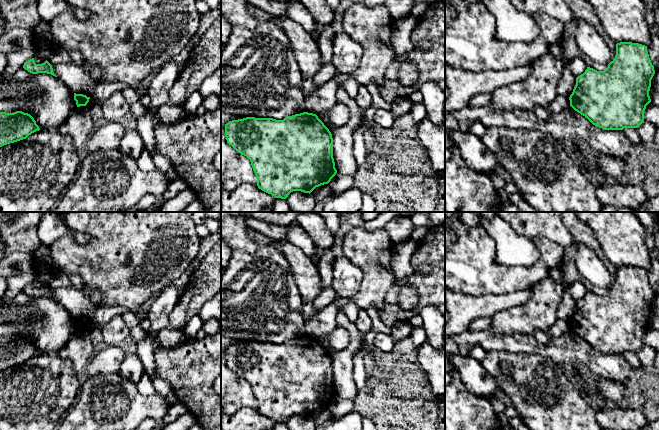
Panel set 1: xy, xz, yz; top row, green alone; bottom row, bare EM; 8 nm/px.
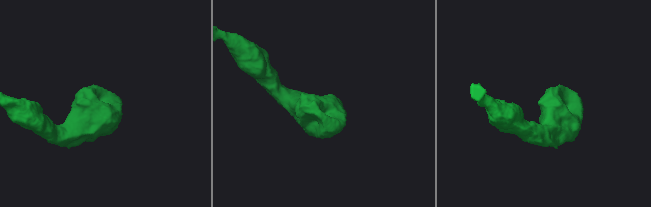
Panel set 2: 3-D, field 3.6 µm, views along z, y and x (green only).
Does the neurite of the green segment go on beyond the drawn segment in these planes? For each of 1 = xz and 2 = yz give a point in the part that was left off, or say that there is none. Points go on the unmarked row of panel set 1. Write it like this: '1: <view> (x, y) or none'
1: none
2: none

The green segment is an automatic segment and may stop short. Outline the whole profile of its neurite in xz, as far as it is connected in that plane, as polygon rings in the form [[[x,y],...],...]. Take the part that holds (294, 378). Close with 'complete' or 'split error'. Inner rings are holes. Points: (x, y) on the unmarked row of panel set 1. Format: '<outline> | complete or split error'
[[[303,336],[283,344],[246,341],[225,348],[227,367],[246,380],[257,401],[257,410],[275,422],[286,423],[293,415],[311,417],[336,399],[333,362],[316,338]]] | complete

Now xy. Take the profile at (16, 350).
[[[22,335],[0,336],[0,371],[26,363],[39,354],[36,345],[28,337]]] | complete

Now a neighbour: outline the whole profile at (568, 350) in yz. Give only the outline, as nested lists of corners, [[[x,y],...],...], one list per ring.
[[[489,327],[482,331],[464,331],[456,335],[445,337],[445,369],[453,369],[448,359],[449,355],[469,355],[475,346],[481,346],[485,351],[503,350],[510,353],[538,354],[550,358],[565,369],[584,367],[590,372],[600,375],[604,379],[624,381],[633,367],[624,359],[622,354],[604,354],[593,349],[585,340],[575,335],[571,330],[559,337],[552,337],[548,343],[539,343],[531,334],[497,335]]]

